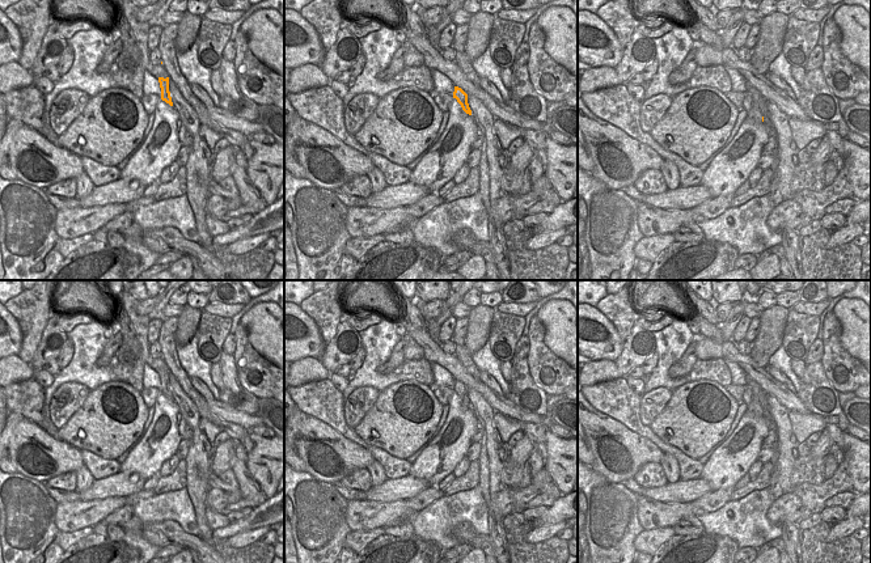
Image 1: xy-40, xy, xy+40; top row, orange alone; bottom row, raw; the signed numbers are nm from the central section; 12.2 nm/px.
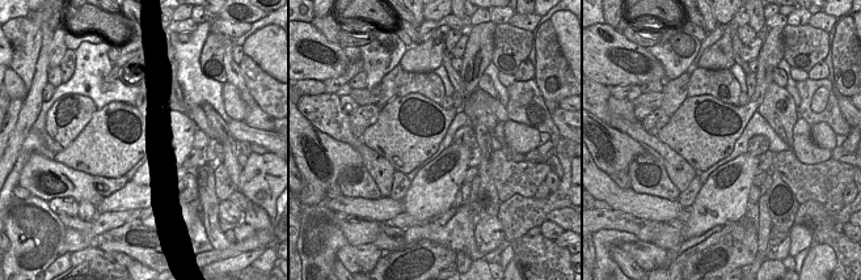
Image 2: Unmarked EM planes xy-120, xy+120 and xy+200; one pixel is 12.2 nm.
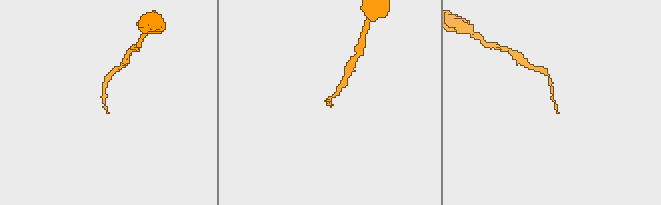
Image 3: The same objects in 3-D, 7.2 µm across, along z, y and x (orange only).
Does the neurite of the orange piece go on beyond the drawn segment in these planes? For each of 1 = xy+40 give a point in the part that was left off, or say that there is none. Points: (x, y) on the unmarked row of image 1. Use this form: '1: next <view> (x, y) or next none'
1: next xy+40 (753, 407)

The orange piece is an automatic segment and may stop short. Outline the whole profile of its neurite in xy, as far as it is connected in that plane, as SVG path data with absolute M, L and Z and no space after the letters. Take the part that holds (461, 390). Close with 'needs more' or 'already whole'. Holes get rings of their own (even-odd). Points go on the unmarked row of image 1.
M454 380L453 391L457 393L466 407L472 409L472 403L468 397L468 388L461 381Z | already whole

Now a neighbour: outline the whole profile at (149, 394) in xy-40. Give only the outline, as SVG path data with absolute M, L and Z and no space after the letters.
M148 388L140 391L143 401L148 409L155 406L156 398L158 397L161 391L157 388Z

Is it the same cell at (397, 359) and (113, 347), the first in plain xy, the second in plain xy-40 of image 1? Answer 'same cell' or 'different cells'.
same cell

